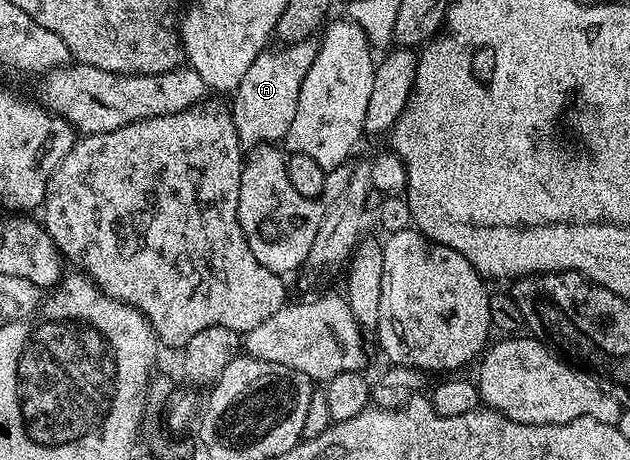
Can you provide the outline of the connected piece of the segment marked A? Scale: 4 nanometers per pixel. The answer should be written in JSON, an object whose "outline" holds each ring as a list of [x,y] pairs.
{"outline":[[[313,39],[286,45],[278,48],[278,53],[261,53],[255,63],[247,67],[247,75],[243,75],[231,97],[235,131],[246,150],[252,151],[258,145],[284,142],[291,119],[295,119],[295,107],[299,107],[303,79],[307,79],[307,71],[311,71],[311,63],[315,63],[317,58],[317,46],[318,42]]]}

